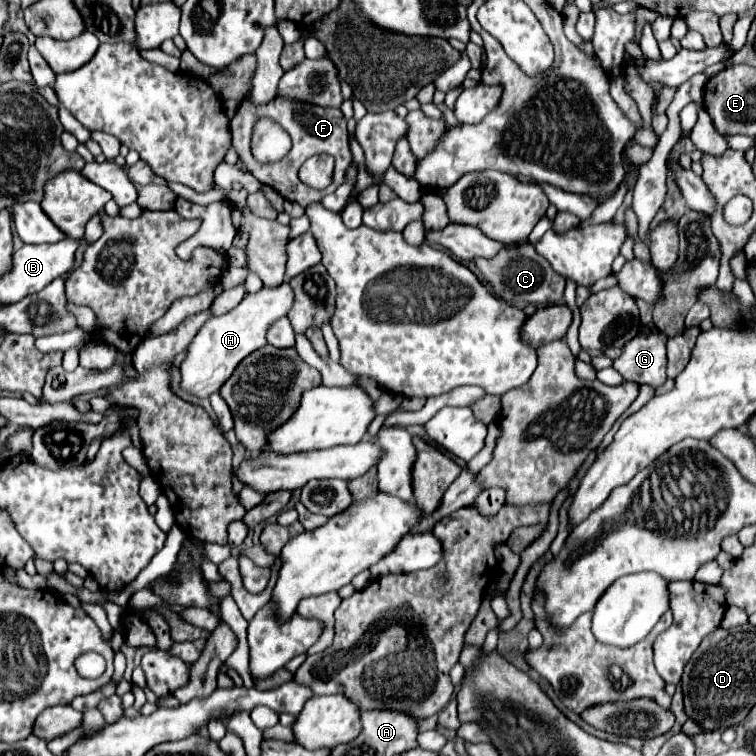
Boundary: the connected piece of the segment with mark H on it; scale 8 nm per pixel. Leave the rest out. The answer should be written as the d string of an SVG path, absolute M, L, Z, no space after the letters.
M283 282L281 286L271 290L263 286L259 292L253 294L249 292L245 294L243 302L229 314L209 318L193 338L189 346L189 356L181 364L183 388L199 398L209 398L209 394L217 392L245 356L267 344L267 330L271 322L277 322L279 318L287 316L291 306L293 306L293 290L289 282Z

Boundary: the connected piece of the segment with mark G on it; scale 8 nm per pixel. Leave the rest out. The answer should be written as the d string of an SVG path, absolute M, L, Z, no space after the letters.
M659 332L635 336L623 348L623 354L613 362L615 370L619 370L625 380L637 382L639 386L647 384L659 388L667 380L665 342L667 336Z

